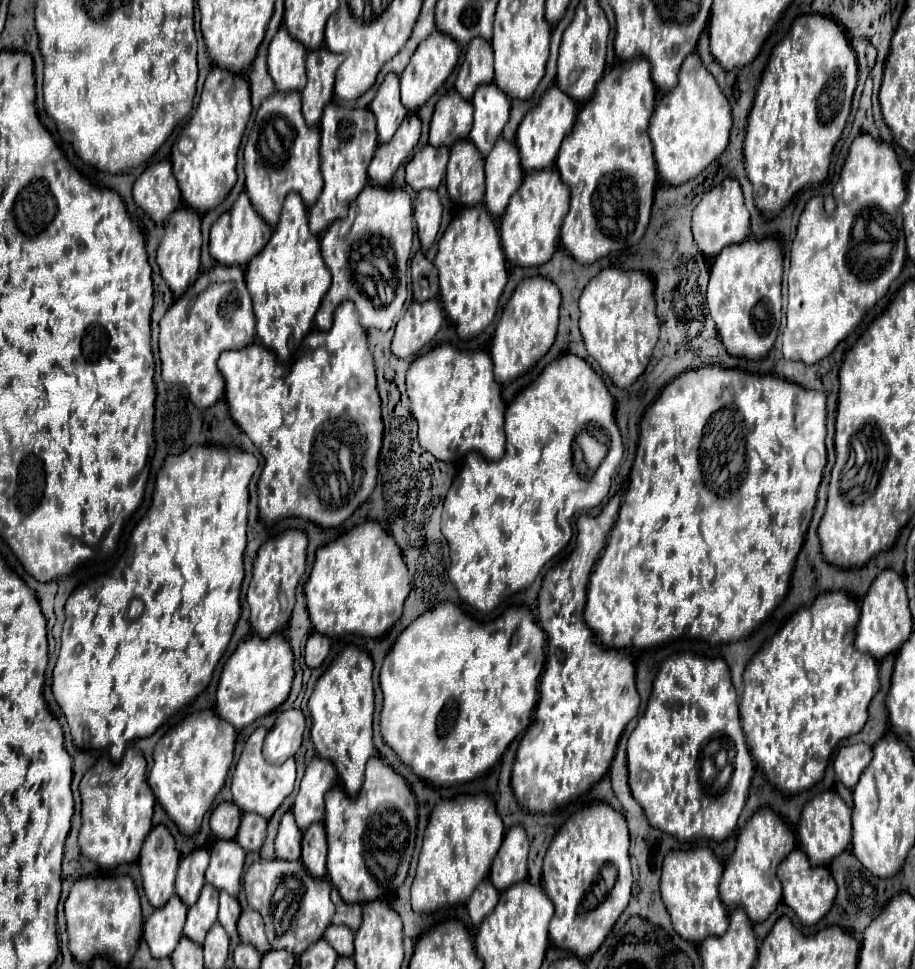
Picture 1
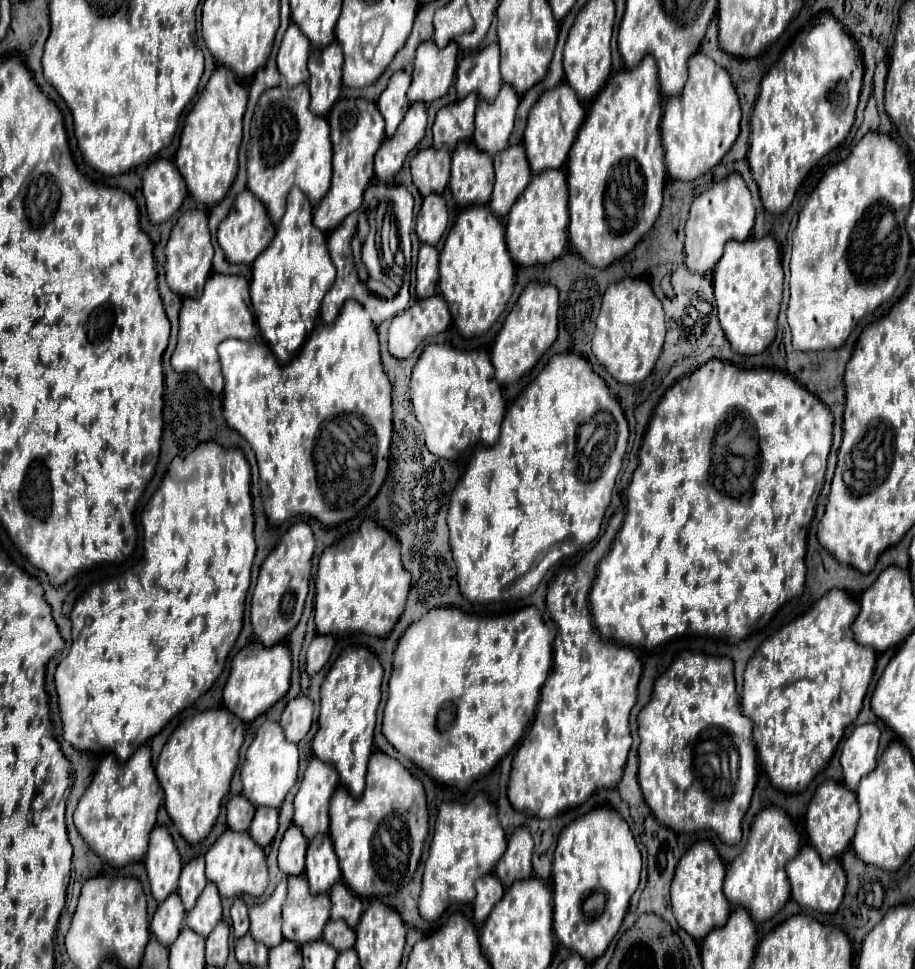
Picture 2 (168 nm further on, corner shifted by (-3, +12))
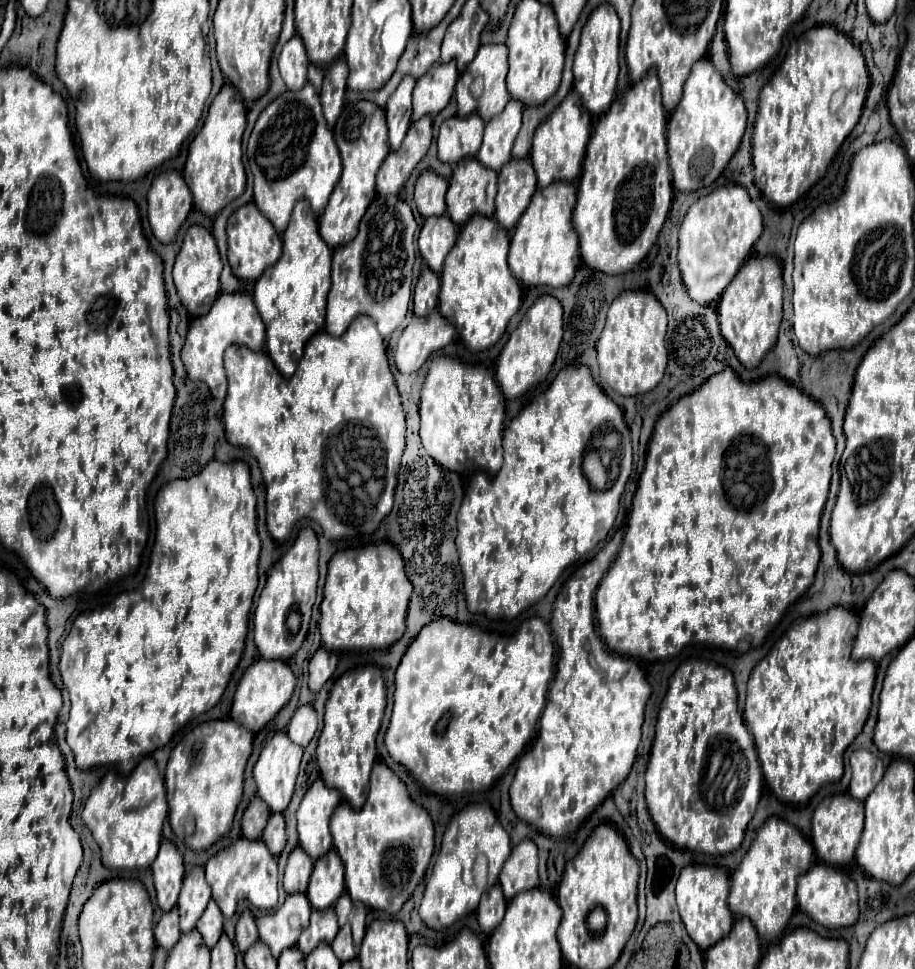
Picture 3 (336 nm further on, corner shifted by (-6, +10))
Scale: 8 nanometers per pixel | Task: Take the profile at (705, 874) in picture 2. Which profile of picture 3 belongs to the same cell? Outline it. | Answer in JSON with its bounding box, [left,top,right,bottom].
[676,865,734,949]

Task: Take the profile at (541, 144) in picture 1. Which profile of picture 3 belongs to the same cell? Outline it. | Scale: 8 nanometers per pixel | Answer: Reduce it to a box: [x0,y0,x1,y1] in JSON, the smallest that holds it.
[530,89,592,187]

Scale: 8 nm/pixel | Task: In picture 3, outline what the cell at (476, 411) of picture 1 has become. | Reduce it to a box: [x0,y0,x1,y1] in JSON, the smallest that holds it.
[420,357,504,475]

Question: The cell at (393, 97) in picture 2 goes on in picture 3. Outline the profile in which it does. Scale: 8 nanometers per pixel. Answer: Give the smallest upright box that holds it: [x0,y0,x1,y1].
[386,75,416,149]

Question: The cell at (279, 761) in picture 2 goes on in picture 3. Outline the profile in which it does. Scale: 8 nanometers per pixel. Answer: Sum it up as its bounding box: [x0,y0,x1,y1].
[252,731,304,811]

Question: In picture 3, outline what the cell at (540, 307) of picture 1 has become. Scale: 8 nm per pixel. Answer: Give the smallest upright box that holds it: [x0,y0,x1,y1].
[496,295,562,399]

